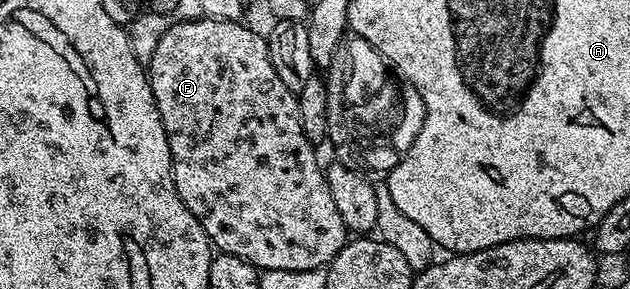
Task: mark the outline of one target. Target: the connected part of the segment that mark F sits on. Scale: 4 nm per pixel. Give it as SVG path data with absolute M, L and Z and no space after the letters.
M202 16L174 21L159 36L159 44L155 44L155 52L147 60L147 73L151 92L155 96L155 104L159 108L159 116L163 120L165 135L173 157L173 179L177 195L187 204L191 216L199 220L203 232L210 243L220 253L234 254L257 267L258 271L267 270L319 270L328 267L332 258L344 248L347 241L347 231L343 224L343 216L339 216L339 208L335 208L335 200L331 196L331 188L325 179L323 166L317 163L314 143L307 140L301 127L301 117L297 107L297 95L279 80L279 72L271 64L269 44L253 30L241 26L240 21L229 21Z

